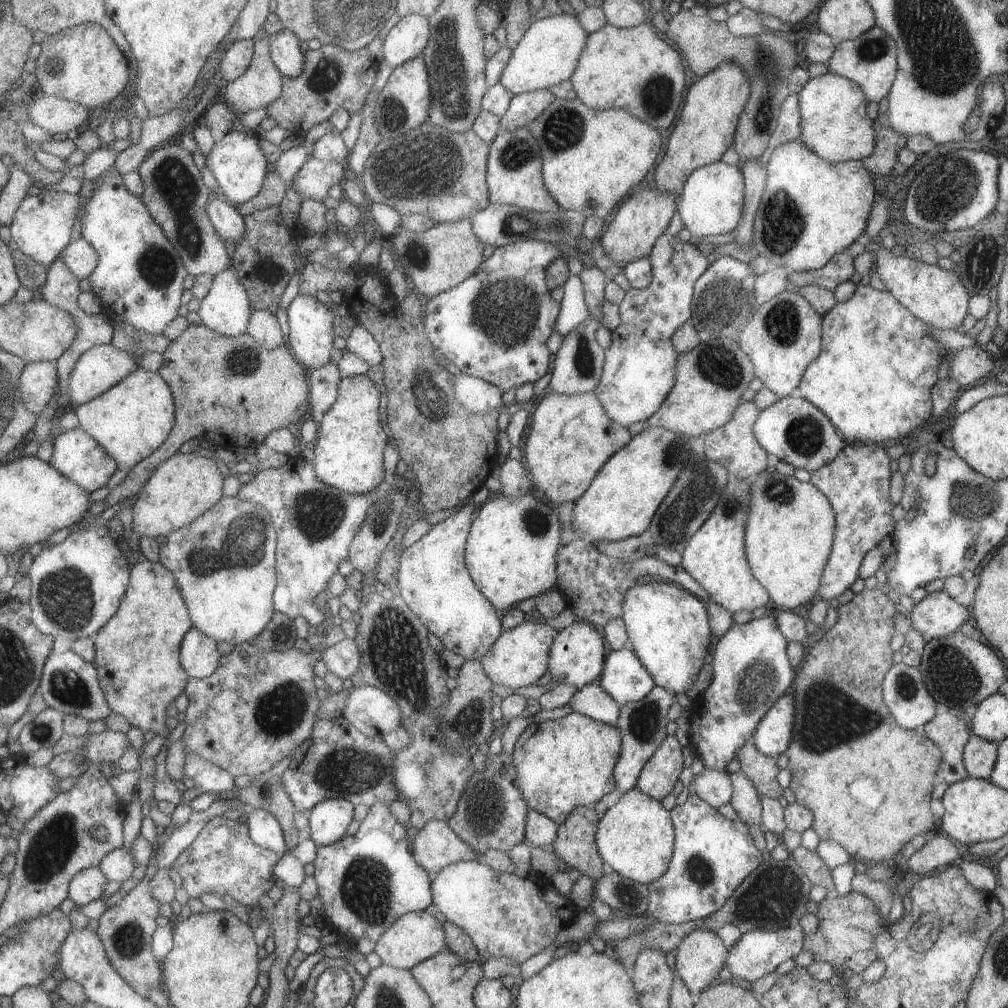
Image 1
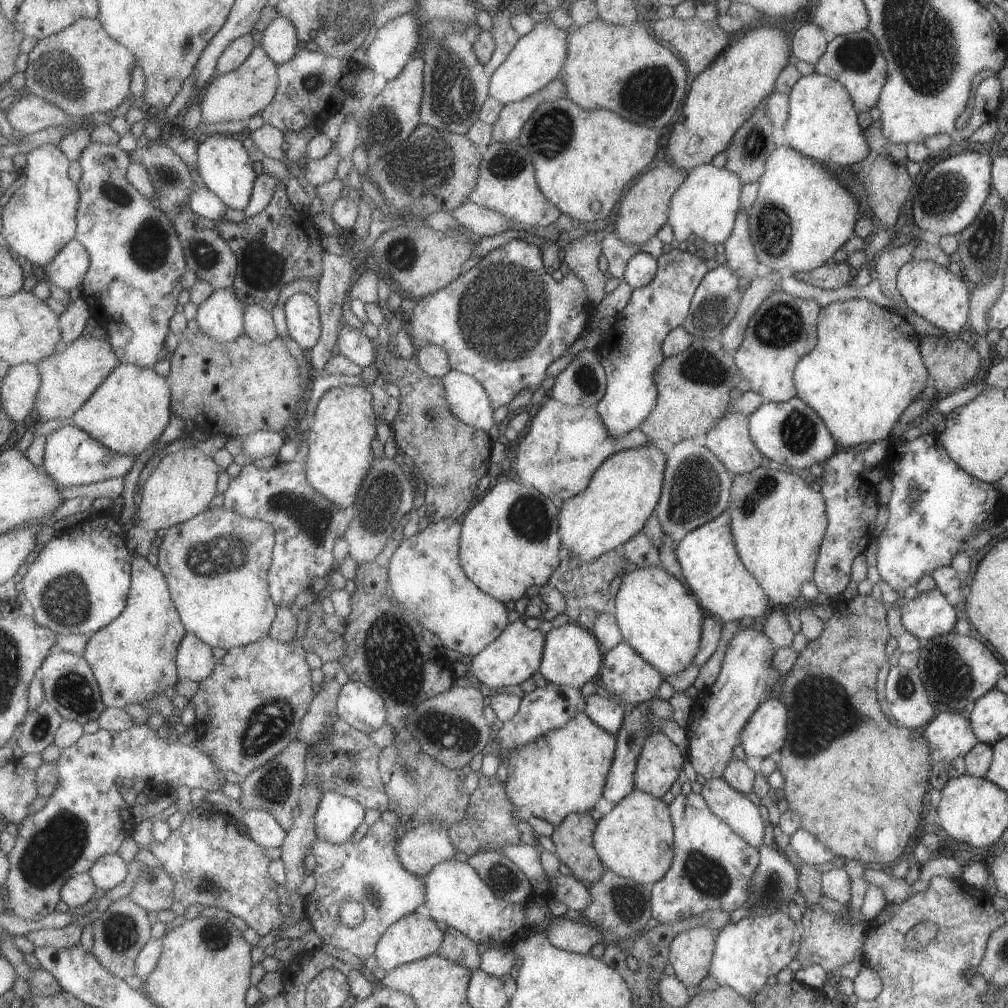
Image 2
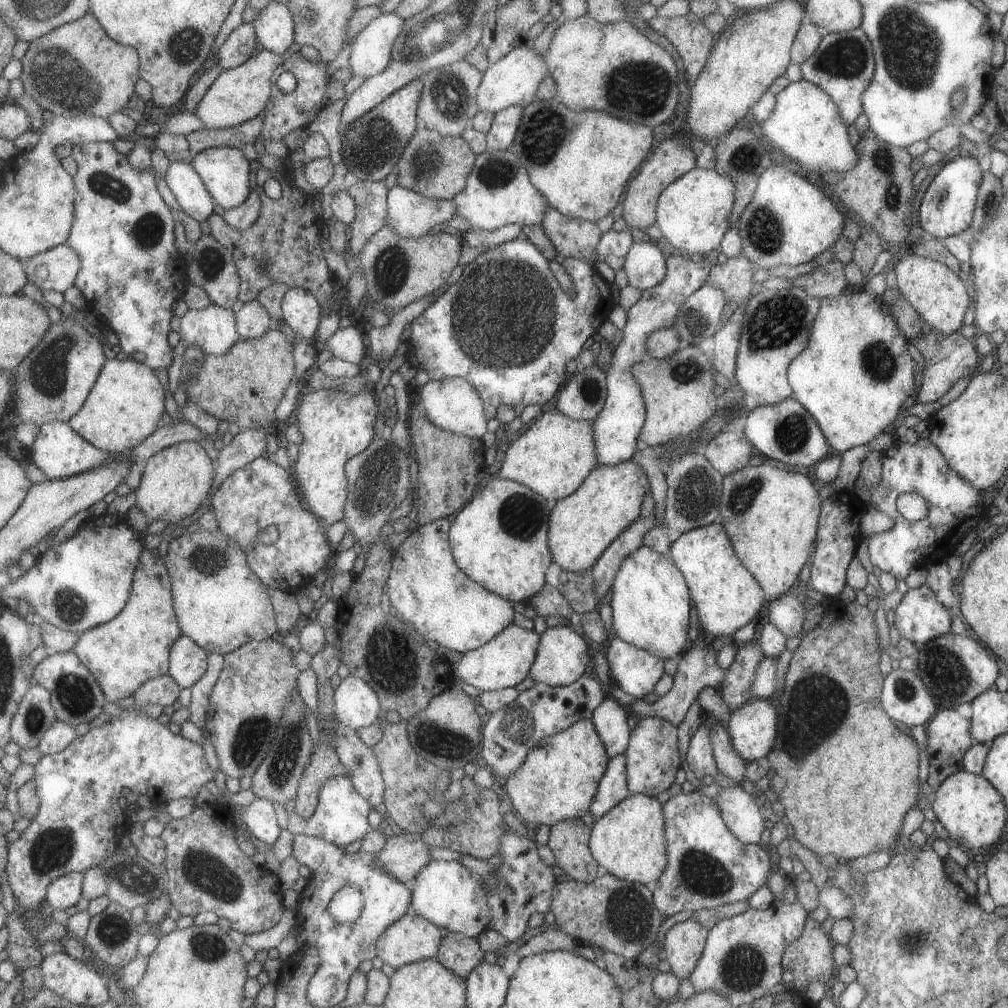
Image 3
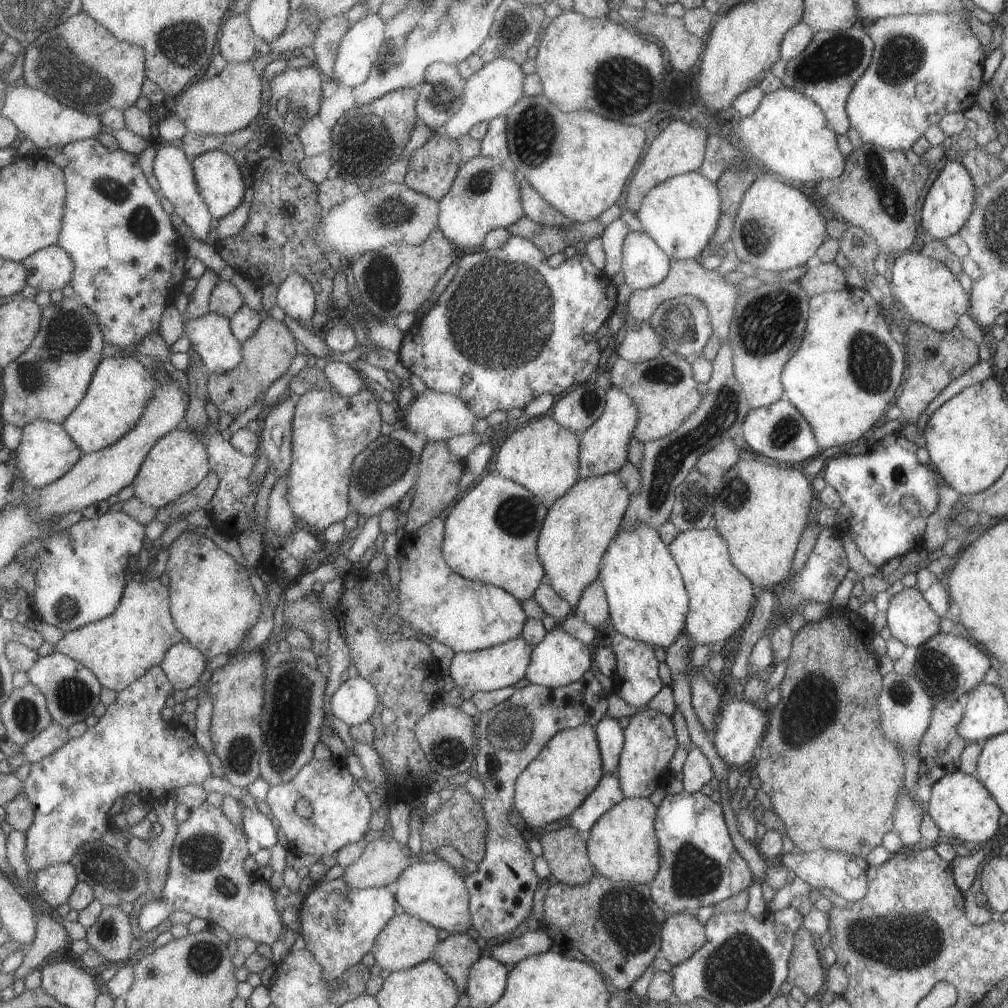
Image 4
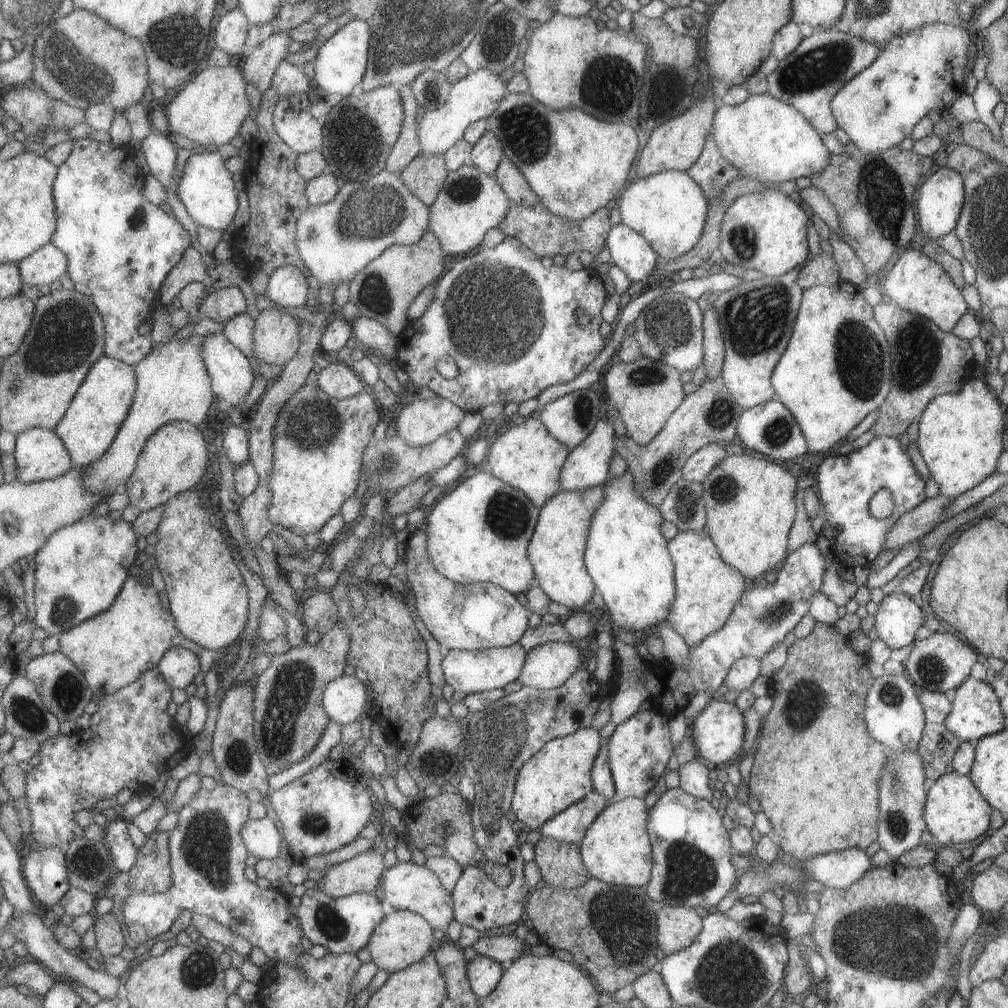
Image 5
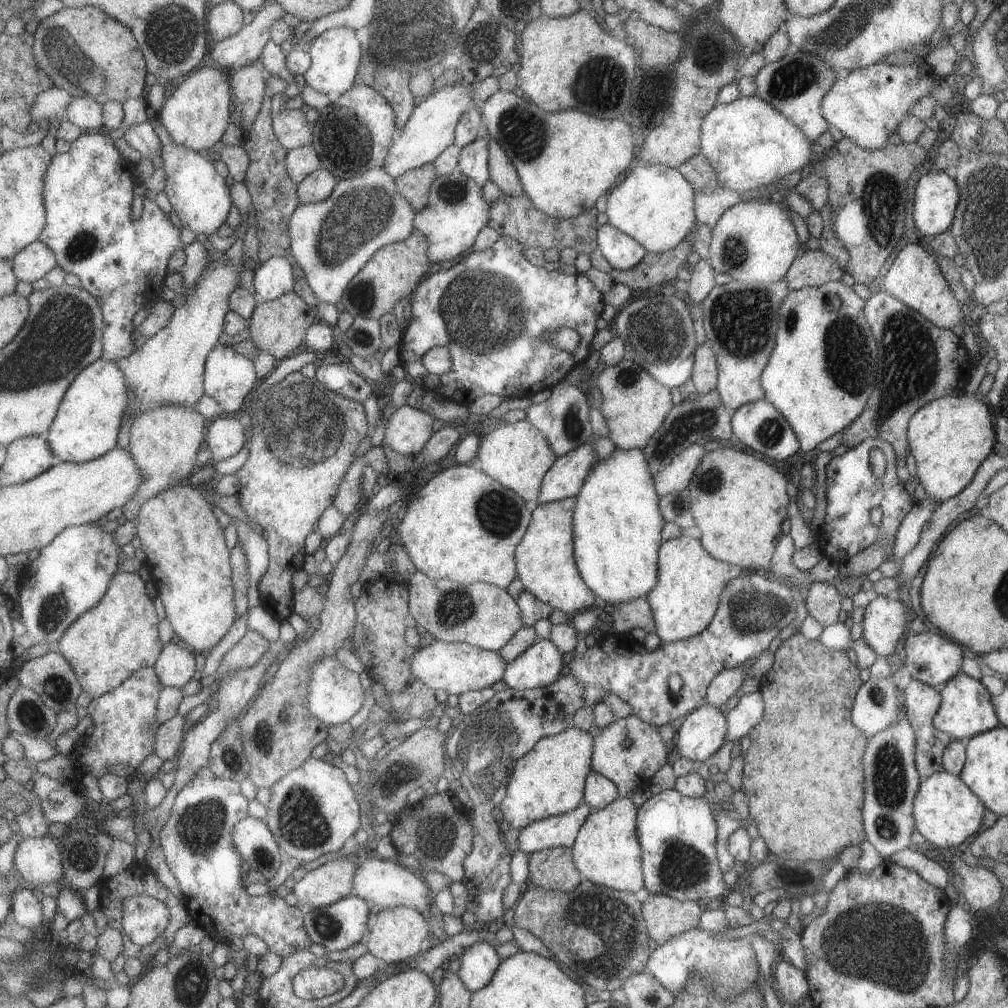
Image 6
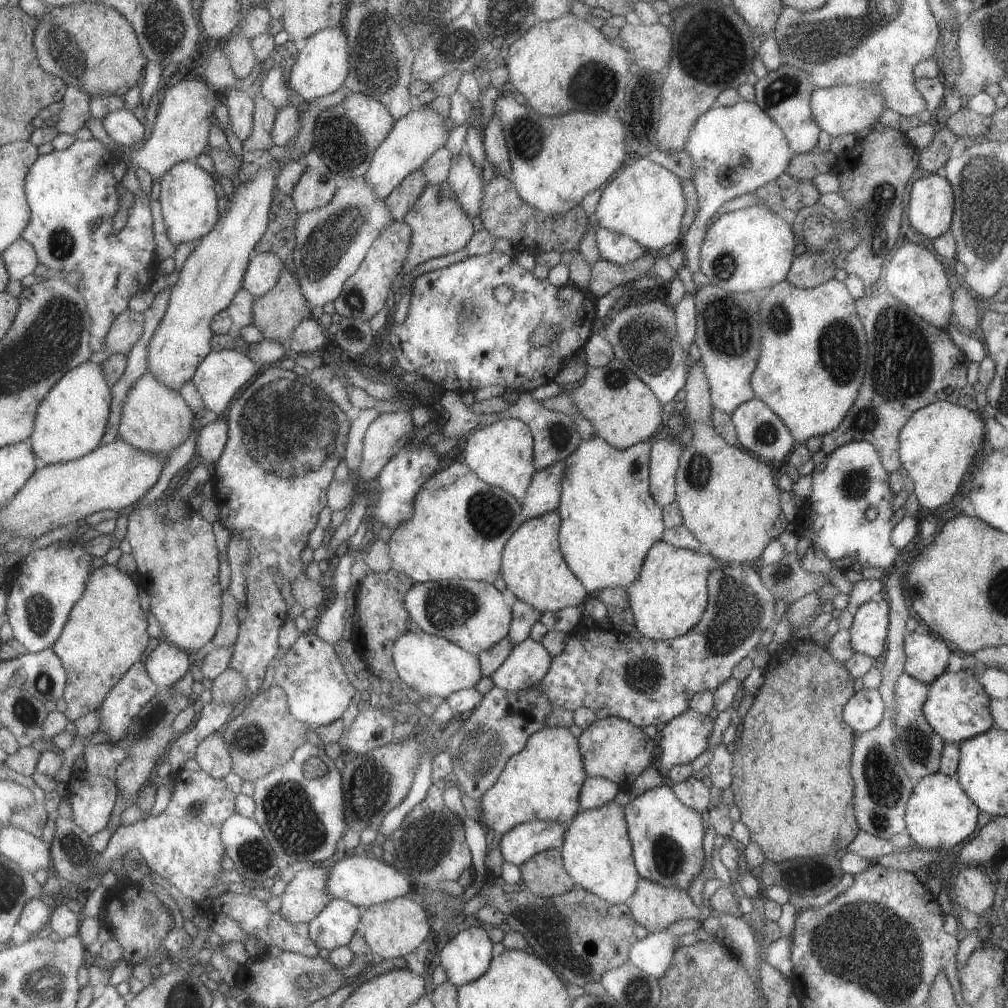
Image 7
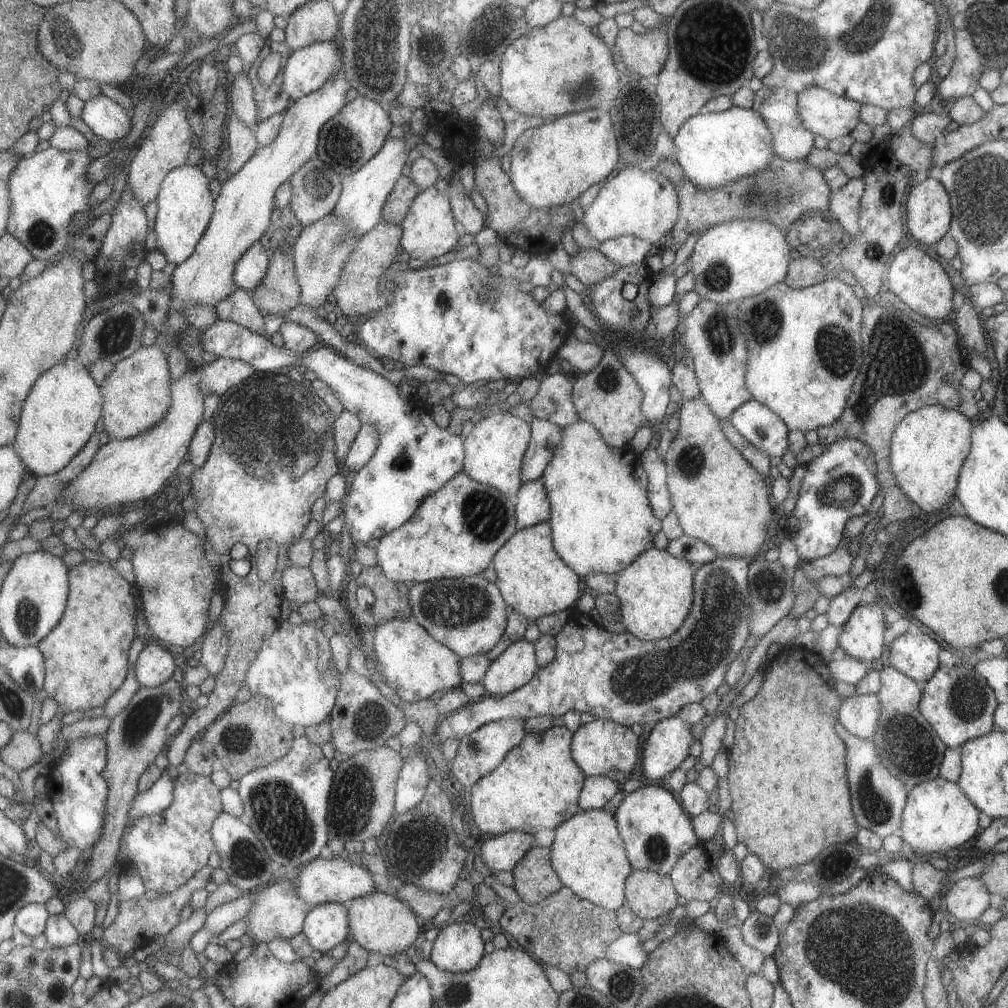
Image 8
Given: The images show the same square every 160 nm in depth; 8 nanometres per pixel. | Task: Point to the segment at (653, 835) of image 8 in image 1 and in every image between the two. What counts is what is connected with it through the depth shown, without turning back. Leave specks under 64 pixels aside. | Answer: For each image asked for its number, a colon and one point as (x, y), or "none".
1: (711, 856)
2: (712, 865)
3: (707, 867)
4: (698, 865)
5: (690, 849)
6: (676, 834)
7: (665, 835)

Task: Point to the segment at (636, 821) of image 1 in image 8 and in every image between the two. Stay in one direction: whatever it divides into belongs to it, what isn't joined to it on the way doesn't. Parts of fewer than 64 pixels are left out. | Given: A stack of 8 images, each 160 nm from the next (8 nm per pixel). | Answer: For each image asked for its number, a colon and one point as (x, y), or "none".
2: (634, 839)
3: (628, 841)
4: (621, 845)
5: (615, 849)
6: (606, 852)
7: (596, 853)
8: (587, 854)

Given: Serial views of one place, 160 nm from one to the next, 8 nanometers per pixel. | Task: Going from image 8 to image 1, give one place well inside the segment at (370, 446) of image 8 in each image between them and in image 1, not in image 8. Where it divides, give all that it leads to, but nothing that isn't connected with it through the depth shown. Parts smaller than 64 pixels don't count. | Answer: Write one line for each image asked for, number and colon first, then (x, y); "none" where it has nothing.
1: (477, 396)
2: (467, 400)
3: (452, 404)
4: (435, 416)
5: (420, 421)
6: (407, 429)
7: (382, 438)

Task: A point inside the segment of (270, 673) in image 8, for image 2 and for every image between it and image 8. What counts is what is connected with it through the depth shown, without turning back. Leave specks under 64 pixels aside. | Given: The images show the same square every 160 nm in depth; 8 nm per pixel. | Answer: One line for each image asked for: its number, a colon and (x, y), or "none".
2: (358, 705)
3: (356, 705)
4: (354, 701)
5: (344, 698)
6: (335, 695)
7: (318, 691)

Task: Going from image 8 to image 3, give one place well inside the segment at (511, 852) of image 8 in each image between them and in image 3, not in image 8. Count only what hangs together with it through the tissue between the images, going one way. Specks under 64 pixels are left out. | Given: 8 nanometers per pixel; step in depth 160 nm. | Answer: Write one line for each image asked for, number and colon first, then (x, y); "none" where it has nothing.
3: (611, 789)
4: (607, 792)
5: (569, 826)
6: (560, 830)
7: (519, 843)

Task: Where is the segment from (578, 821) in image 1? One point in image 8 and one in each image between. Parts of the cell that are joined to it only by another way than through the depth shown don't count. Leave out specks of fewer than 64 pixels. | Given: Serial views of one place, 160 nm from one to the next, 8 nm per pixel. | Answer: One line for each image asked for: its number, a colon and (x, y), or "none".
2: (572, 837)
3: (568, 839)
4: (564, 850)
5: (560, 864)
6: (550, 868)
7: (543, 874)
8: (534, 878)

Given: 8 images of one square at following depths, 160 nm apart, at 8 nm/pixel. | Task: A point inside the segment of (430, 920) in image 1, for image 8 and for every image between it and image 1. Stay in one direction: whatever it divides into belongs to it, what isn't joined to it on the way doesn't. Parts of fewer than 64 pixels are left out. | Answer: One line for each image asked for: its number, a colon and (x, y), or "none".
2: (412, 937)
3: (410, 939)
4: (405, 940)
5: (401, 938)
6: (399, 933)
7: (392, 929)
8: (379, 922)

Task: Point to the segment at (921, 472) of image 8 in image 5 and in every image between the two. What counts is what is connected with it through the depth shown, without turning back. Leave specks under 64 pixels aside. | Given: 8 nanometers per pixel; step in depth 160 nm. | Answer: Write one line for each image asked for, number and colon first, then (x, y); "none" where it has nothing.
5: (959, 437)
6: (949, 437)
7: (936, 446)

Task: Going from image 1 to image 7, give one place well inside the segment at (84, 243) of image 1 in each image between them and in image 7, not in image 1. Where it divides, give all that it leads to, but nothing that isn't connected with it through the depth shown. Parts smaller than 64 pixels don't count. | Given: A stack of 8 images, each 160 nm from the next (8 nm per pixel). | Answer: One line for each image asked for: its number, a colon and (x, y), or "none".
2: (68, 269)
3: (57, 269)
4: (50, 268)
5: (50, 263)
6: (38, 259)
7: (21, 257)

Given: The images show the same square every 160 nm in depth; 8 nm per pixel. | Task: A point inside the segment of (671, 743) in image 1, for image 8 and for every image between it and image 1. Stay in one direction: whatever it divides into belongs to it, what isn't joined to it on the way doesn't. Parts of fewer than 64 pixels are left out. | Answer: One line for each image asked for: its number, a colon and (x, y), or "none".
2: (657, 767)
3: (651, 758)
4: (649, 740)
5: (637, 751)
6: (628, 752)
7: (612, 748)
8: (601, 747)

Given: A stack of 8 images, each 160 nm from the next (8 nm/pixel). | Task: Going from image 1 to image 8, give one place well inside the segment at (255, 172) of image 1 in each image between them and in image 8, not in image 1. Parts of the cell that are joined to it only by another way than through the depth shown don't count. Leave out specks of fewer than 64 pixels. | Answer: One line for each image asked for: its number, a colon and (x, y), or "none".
2: (226, 166)
3: (227, 173)
4: (219, 177)
5: (207, 189)
6: (201, 198)
7: (190, 202)
8: (186, 204)

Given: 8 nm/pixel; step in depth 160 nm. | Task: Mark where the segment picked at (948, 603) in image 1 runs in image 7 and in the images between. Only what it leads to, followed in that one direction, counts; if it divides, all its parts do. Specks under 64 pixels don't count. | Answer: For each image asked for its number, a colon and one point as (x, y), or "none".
2: (929, 615)
3: (919, 616)
4: (909, 618)
5: (896, 621)
6: (884, 621)
7: (869, 627)

